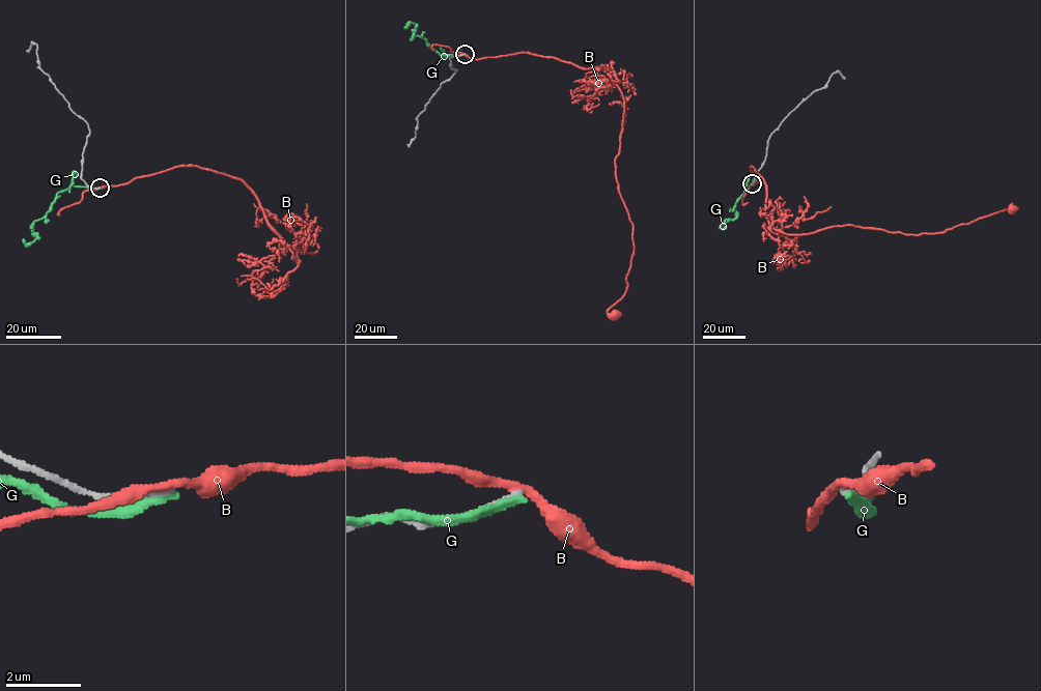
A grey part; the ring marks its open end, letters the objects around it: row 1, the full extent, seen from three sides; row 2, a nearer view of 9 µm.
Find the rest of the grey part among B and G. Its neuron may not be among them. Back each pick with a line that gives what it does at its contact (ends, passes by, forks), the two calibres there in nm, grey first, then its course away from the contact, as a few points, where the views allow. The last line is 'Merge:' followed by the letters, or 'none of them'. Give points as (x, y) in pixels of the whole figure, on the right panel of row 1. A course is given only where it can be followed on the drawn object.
Merge: none of them

